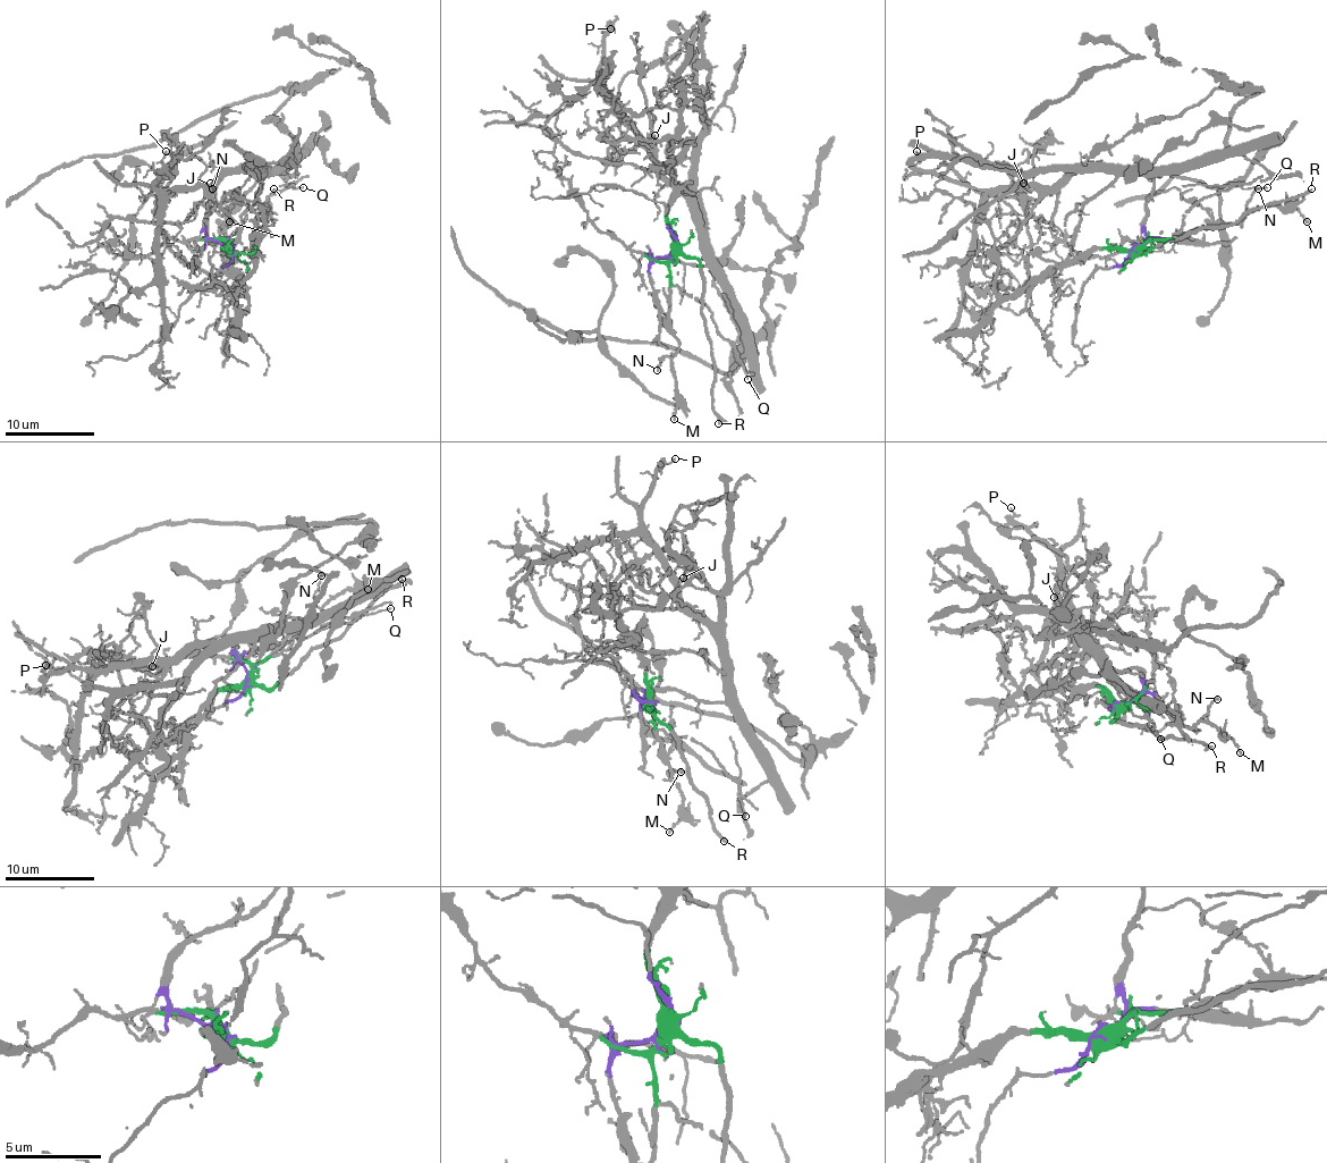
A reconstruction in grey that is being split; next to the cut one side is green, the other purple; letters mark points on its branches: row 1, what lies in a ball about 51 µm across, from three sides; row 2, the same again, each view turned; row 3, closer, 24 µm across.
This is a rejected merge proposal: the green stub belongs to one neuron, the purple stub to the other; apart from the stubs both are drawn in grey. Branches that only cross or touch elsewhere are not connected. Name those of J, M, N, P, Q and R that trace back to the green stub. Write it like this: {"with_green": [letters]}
{"with_green": ["M", "N", "Q", "R"]}

